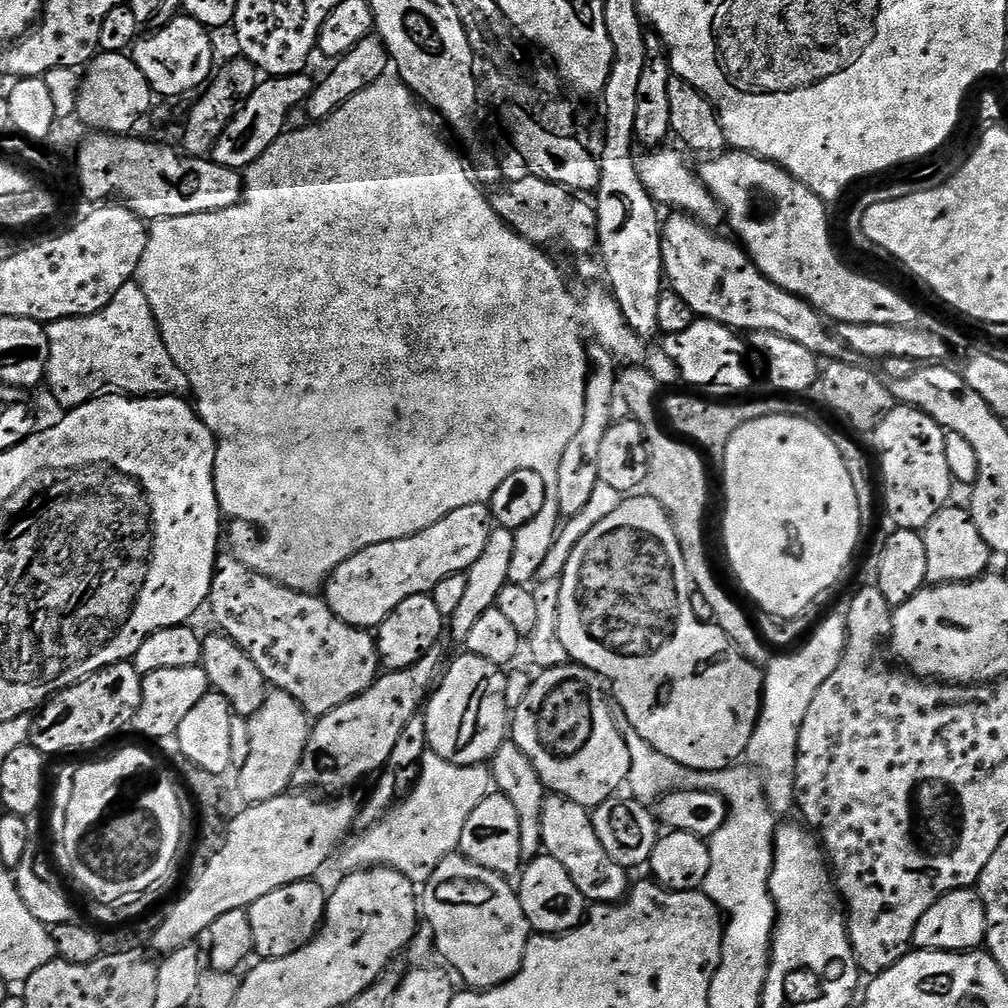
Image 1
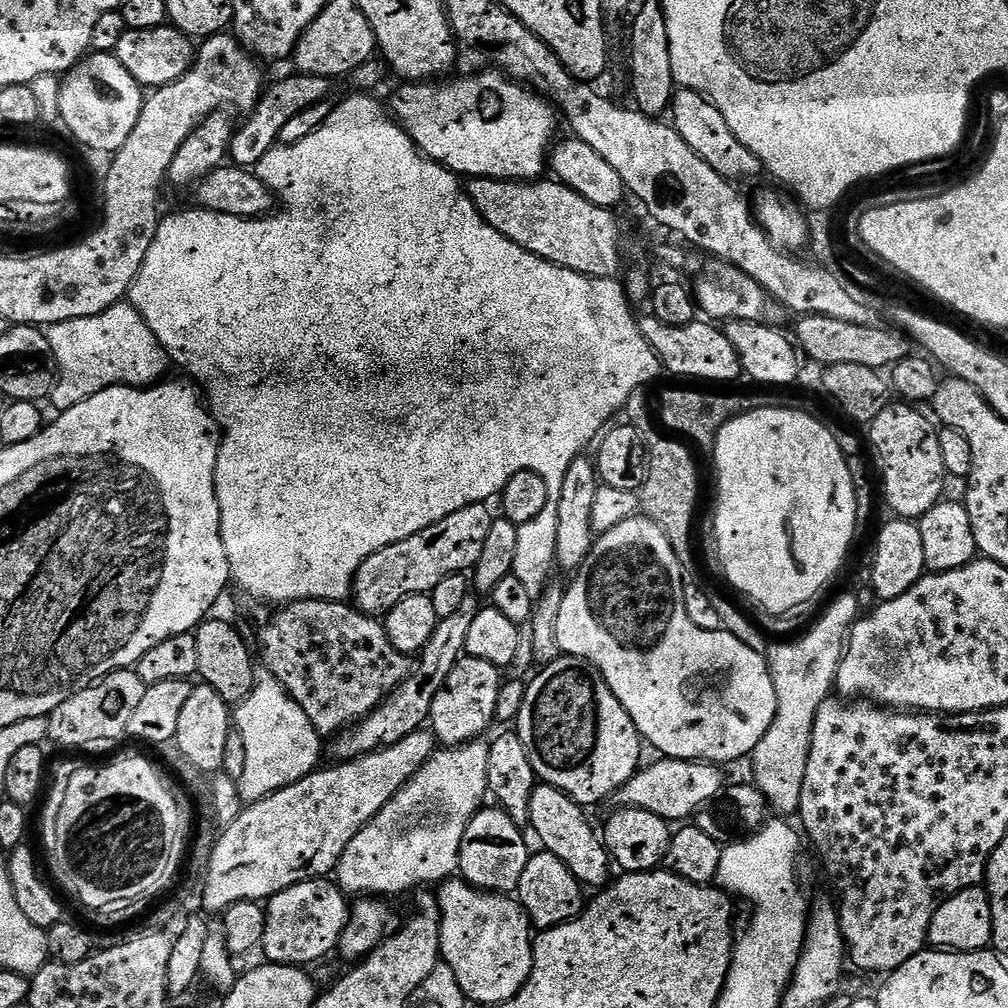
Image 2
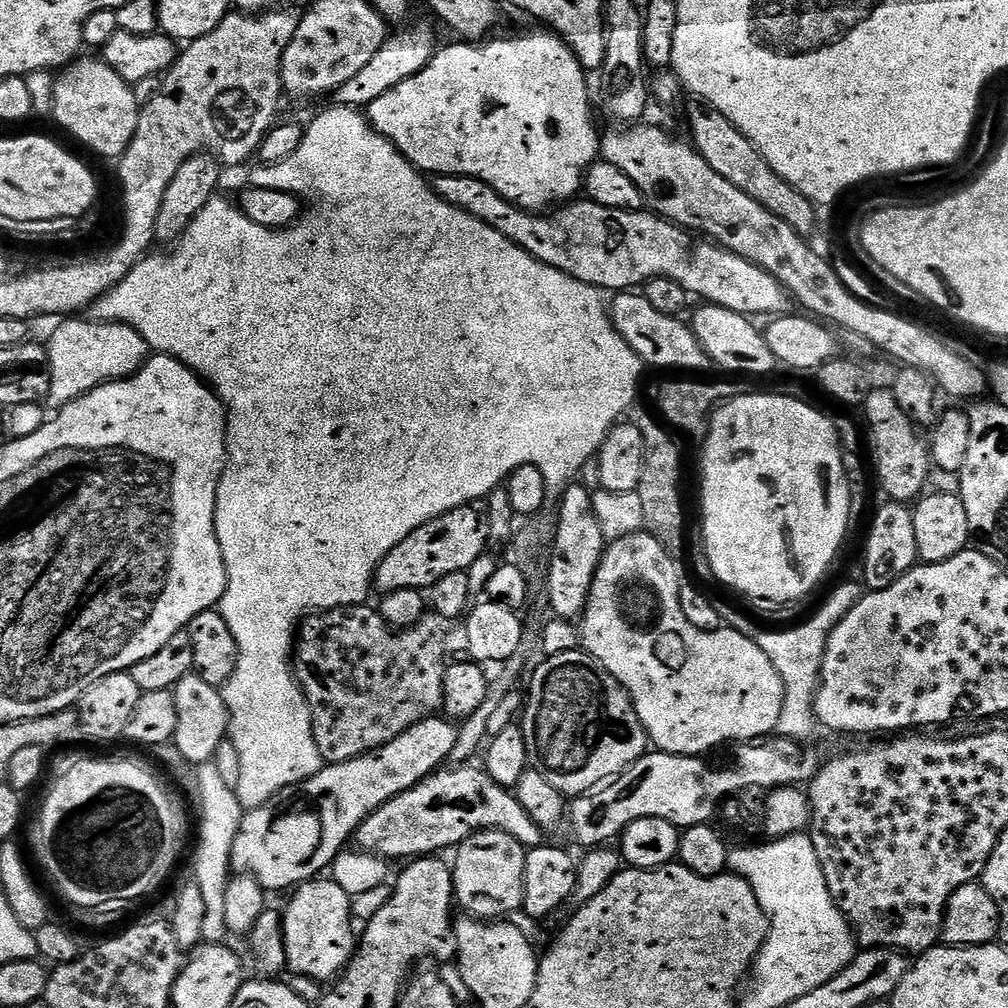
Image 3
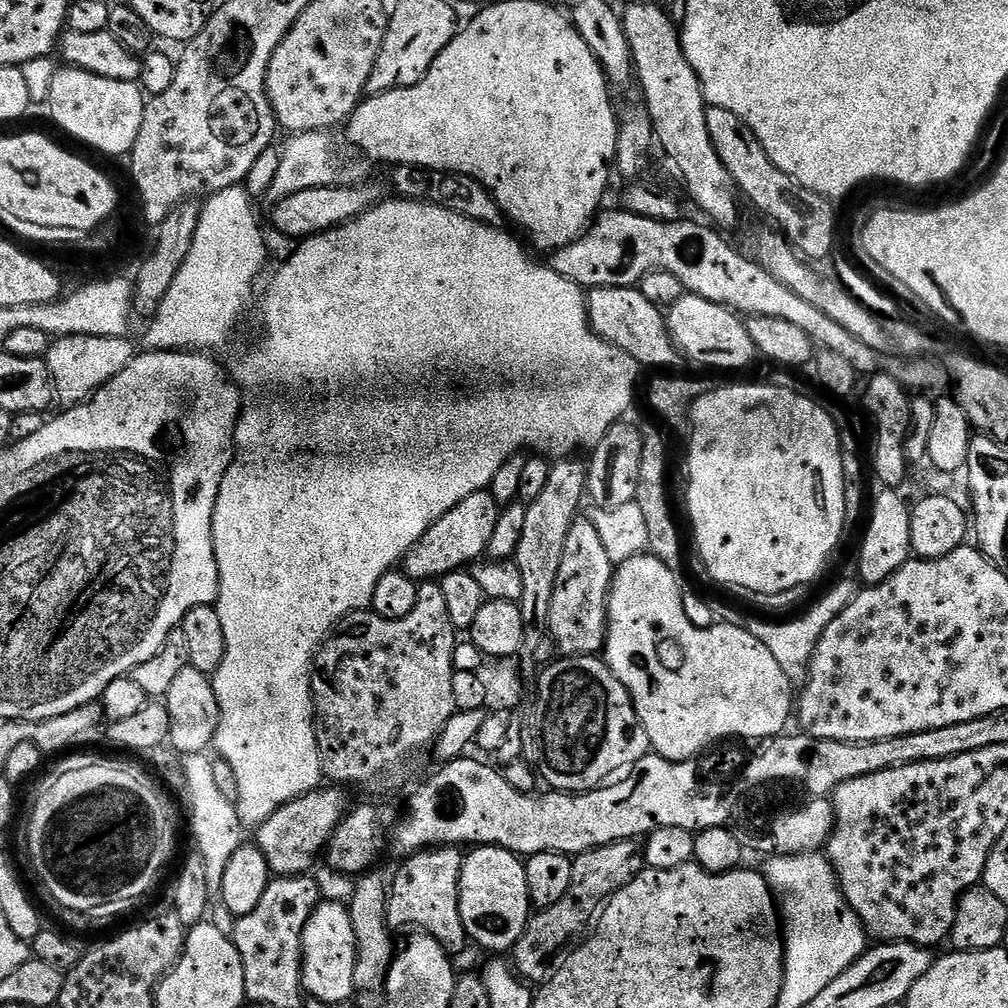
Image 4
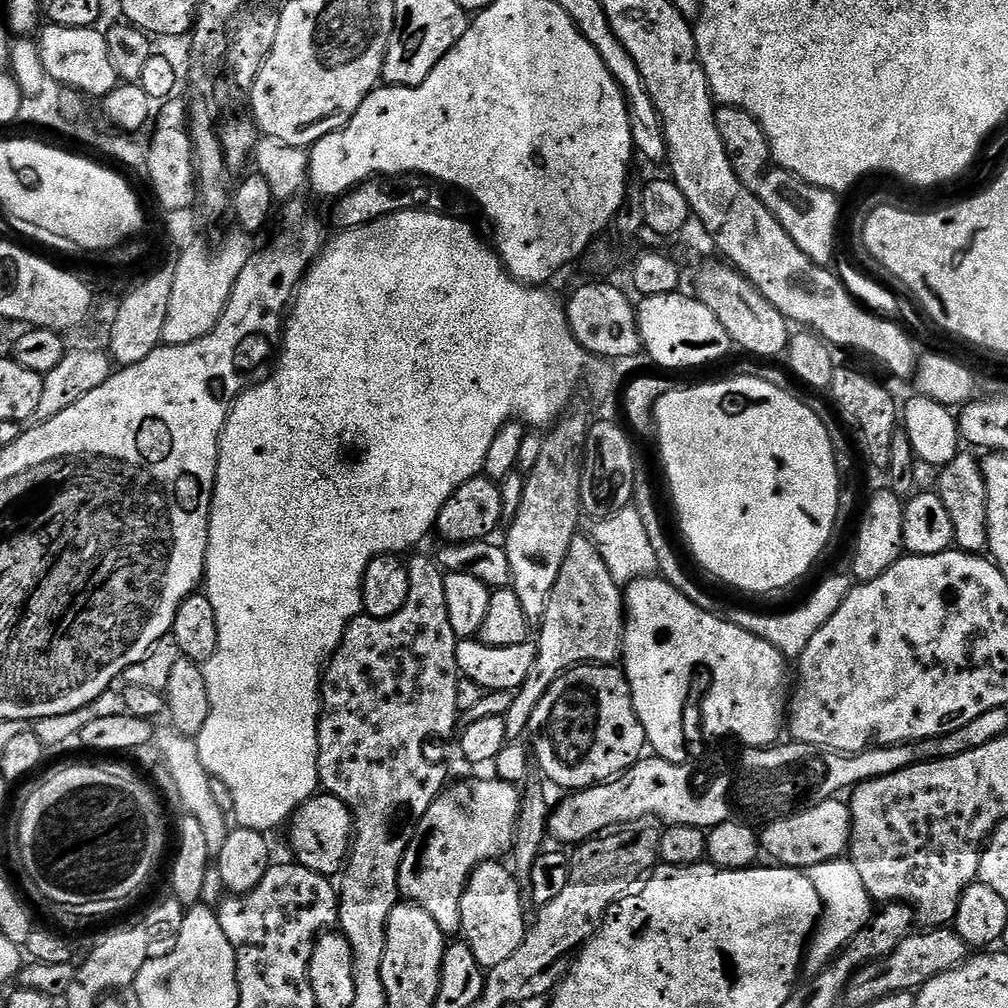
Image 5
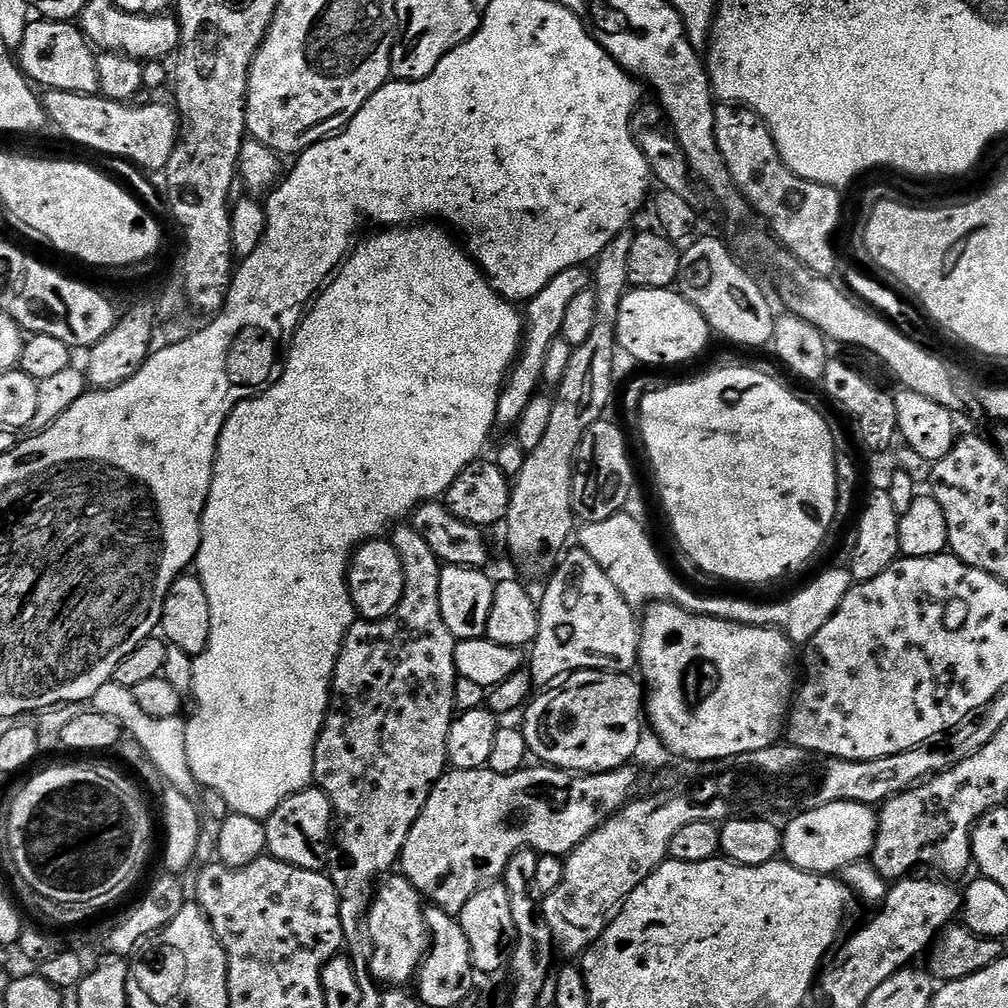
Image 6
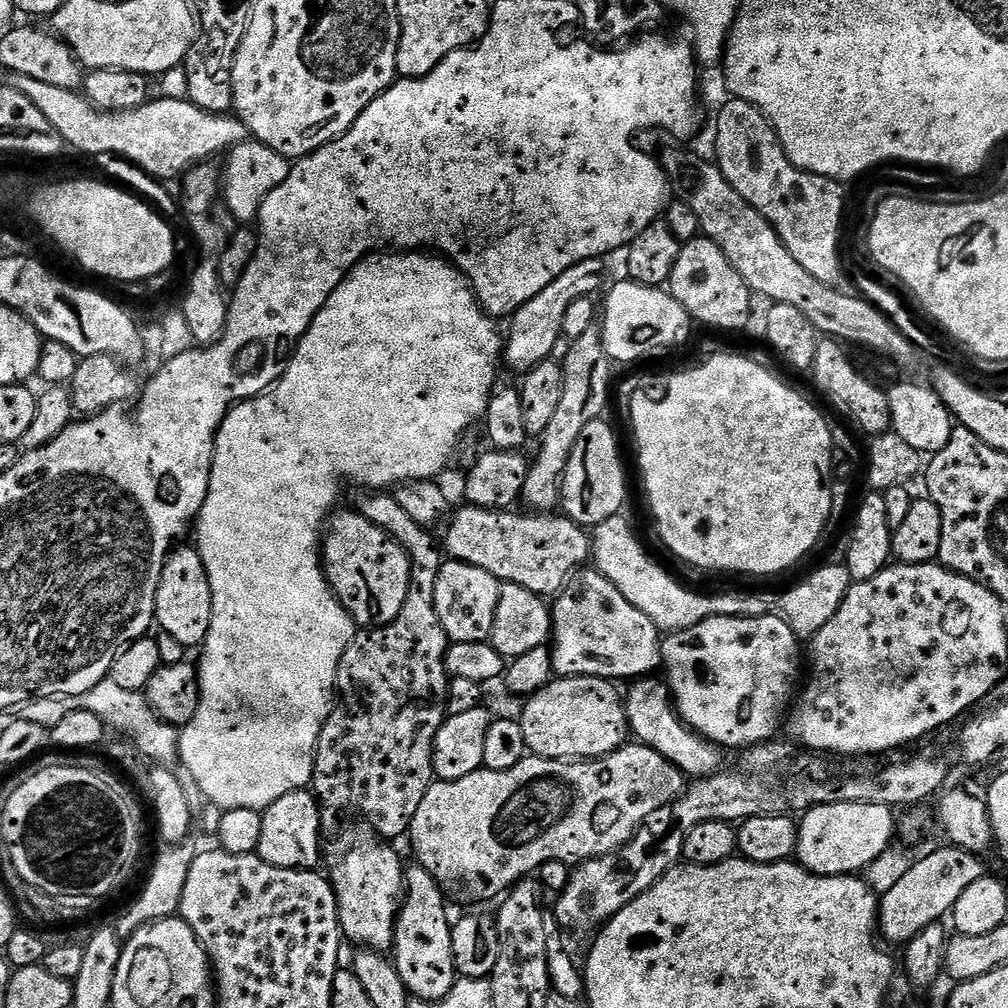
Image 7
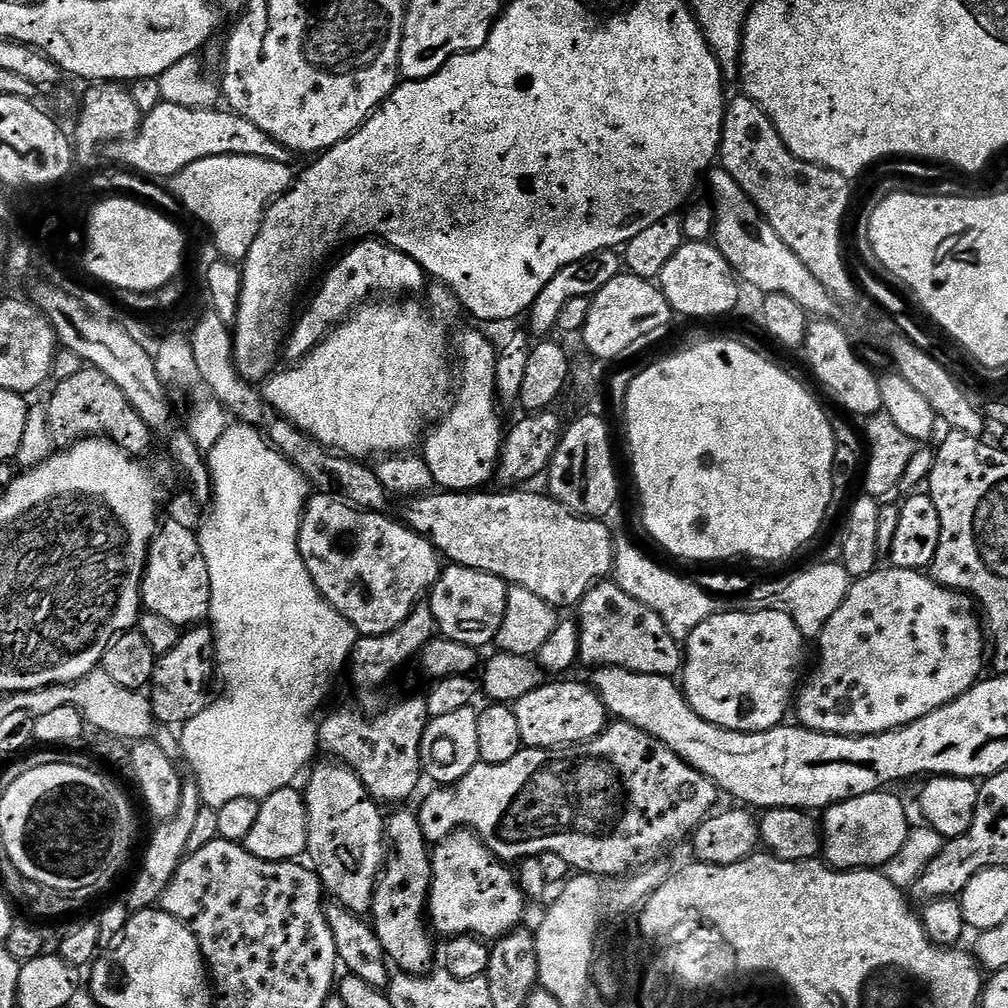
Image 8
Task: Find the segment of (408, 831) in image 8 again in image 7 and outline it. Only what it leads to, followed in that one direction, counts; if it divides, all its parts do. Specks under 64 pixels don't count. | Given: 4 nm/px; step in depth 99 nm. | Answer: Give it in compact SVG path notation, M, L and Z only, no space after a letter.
M413 863L407 869L404 886L406 891L402 897L400 916L396 920L396 942L394 945L396 969L406 986L409 997L429 1001L446 999L458 979L454 946L452 945L453 921L448 920L448 904L444 901L446 893L438 881L432 877L430 870L426 870L417 863Z

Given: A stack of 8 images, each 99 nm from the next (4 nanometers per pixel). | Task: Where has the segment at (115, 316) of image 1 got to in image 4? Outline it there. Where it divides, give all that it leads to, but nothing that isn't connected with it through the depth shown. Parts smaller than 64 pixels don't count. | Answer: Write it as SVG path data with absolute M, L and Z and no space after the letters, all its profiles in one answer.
M62 336L53 339L46 359L52 375L55 399L61 400L64 406L75 406L87 401L93 393L110 383L118 374L122 374L134 355L130 341L131 339L123 336Z

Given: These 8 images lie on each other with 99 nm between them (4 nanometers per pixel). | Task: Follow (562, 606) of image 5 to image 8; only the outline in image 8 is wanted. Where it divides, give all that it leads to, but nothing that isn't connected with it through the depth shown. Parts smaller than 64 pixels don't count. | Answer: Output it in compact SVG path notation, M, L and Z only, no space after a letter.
M614 582L593 584L592 589L581 598L578 605L578 623L580 625L580 659L579 663L589 664L589 669L621 668L638 674L658 674L659 676L675 677L682 668L682 644L675 640L666 630L666 622L650 610L649 605L643 605L640 600L626 594Z

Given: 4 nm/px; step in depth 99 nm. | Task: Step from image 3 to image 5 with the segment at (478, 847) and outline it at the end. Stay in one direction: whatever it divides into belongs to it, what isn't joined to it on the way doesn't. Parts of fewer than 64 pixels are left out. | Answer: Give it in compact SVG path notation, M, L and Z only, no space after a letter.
M487 860L473 868L460 899L460 931L470 950L474 950L474 958L485 970L498 966L498 962L506 962L506 958L522 946L526 931L521 881L516 879L507 863L500 863L504 862Z

